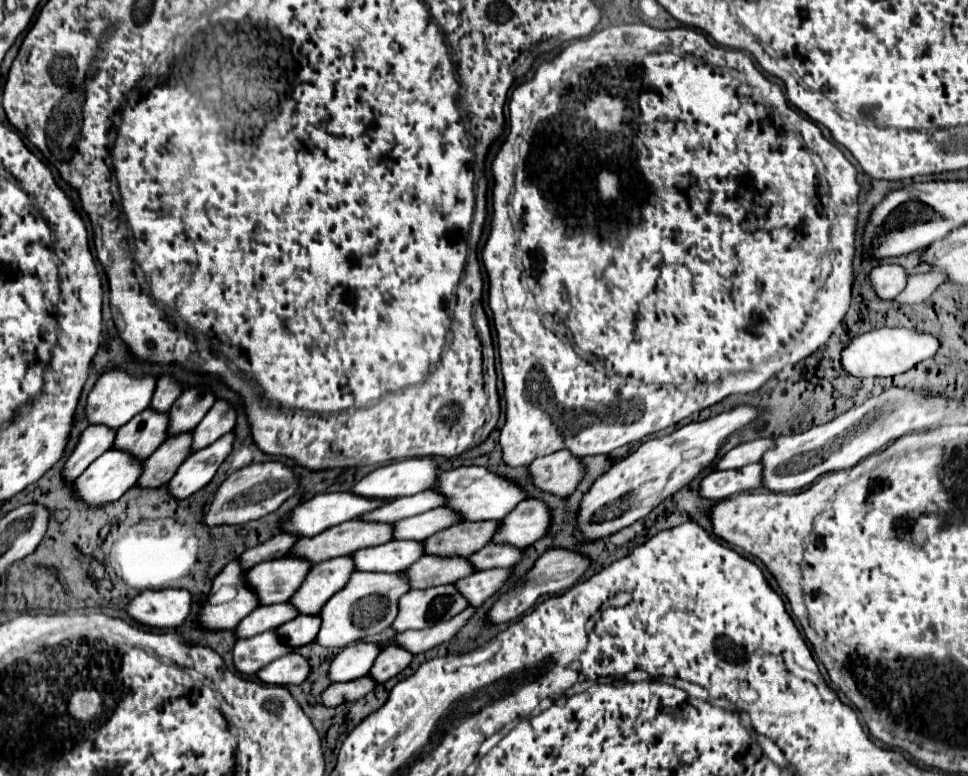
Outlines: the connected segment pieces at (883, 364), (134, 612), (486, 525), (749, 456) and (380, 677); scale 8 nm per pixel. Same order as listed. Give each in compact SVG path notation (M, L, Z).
M878 328L854 338L842 350L842 368L850 376L858 378L892 378L914 368L918 362L932 358L940 348L940 342L932 334L908 330L908 328Z
M144 590L126 604L126 612L142 626L176 628L190 614L190 602L186 590Z
M458 522L452 528L444 528L428 536L424 544L424 554L452 558L452 556L470 556L478 552L492 540L496 522Z
M760 438L752 442L744 442L730 452L726 452L714 466L714 470L732 470L732 468L742 468L752 462L760 462L760 456L774 444L770 438Z
M388 646L376 656L372 668L368 670L368 676L372 676L376 684L384 684L386 680L400 674L410 664L410 660L412 660L410 652L404 652L402 648L396 646Z

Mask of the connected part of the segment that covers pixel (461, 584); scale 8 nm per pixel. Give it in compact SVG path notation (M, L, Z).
M494 568L488 572L472 572L466 578L454 582L456 590L466 598L470 606L480 606L486 598L490 598L510 576L510 570Z

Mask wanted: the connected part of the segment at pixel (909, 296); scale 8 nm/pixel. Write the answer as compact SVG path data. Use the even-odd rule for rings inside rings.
M930 270L930 272L924 272L924 274L914 274L914 276L908 276L908 282L906 282L906 288L894 298L896 302L900 304L920 304L924 302L938 284L944 282L944 274L942 272L936 272L936 270Z

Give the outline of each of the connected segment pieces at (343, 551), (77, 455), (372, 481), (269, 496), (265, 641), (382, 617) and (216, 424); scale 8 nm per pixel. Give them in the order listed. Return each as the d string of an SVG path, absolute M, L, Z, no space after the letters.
M348 520L332 526L312 538L298 538L288 556L300 556L308 562L324 562L338 556L350 556L356 548L368 548L372 544L384 544L392 540L390 524L368 524L360 520Z
M88 426L80 434L72 454L68 456L68 460L66 460L64 468L62 468L64 480L66 482L76 480L100 454L110 450L114 436L116 436L116 432L112 432L112 430L104 428L104 426Z
M430 458L392 462L366 474L350 492L372 500L394 500L432 488L438 474L438 466Z
M264 462L264 464L252 464L240 468L218 486L208 512L204 512L200 518L200 524L212 528L222 524L234 526L234 524L246 524L250 520L258 520L278 510L280 504L288 500L296 490L298 490L296 474L292 472L292 468L284 466L282 462Z
M268 630L264 634L258 634L246 640L236 640L232 648L232 662L238 672L250 676L288 652L294 652L294 650L278 638L276 630Z
M354 572L346 586L338 590L320 610L320 630L316 644L324 648L344 648L352 642L358 642L366 636L378 634L384 628L392 626L396 618L398 598L408 592L408 580L402 574L374 574L374 572Z
M218 400L210 412L202 418L202 422L192 430L192 452L198 452L210 444L214 444L224 434L232 432L236 424L236 410L226 402Z

